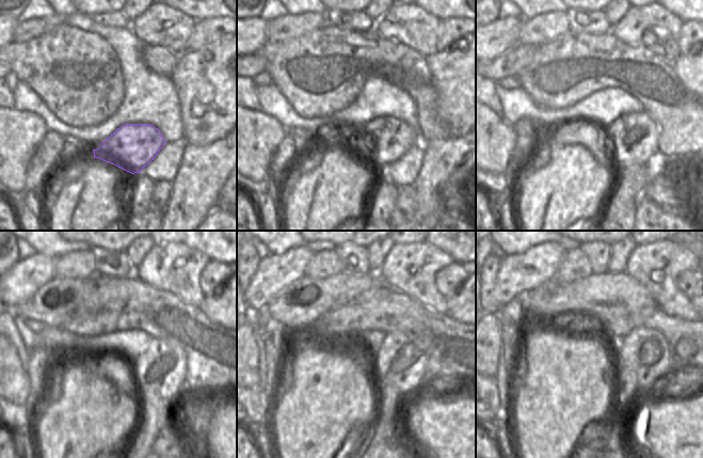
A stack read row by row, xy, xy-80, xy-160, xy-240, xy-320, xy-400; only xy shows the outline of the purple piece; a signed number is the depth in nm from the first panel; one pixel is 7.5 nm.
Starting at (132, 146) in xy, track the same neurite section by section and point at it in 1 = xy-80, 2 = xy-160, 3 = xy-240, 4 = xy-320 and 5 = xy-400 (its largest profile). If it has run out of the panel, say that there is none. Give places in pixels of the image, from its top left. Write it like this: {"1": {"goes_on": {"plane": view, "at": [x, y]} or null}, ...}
{"1": {"goes_on": {"plane": "xy-80", "at": [382, 141]}}, "2": {"goes_on": {"plane": "xy-160", "at": [633, 137]}}, "3": {"goes_on": {"plane": "xy-240", "at": [161, 368]}}, "4": {"goes_on": {"plane": "xy-320", "at": [399, 361]}}, "5": {"goes_on": {"plane": "xy-400", "at": [644, 351]}}}

